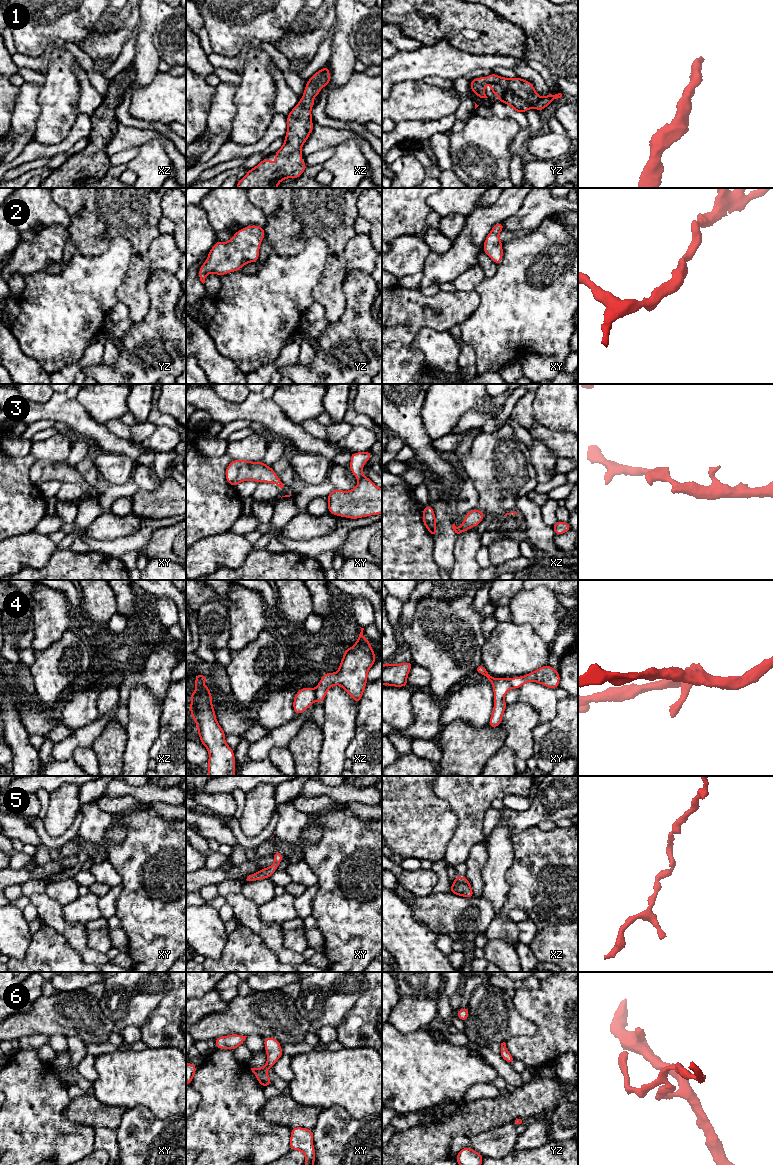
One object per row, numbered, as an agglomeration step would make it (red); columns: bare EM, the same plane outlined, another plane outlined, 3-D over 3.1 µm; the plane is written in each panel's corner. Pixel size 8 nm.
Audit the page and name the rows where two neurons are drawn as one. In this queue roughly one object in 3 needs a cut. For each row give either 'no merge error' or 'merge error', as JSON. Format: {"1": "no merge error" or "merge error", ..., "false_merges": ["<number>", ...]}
{"1": "no merge error", "2": "no merge error", "3": "no merge error", "4": "merge error", "5": "no merge error", "6": "no merge error", "false_merges": ["4"]}

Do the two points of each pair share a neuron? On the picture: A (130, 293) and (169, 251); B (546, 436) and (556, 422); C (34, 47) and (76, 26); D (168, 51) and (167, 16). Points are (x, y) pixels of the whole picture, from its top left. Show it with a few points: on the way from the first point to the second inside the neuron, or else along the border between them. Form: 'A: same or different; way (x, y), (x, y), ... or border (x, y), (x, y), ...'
A: different; border (148, 249), (149, 271), (151, 273)
B: different; border (532, 415), (536, 422), (552, 430), (567, 433)
C: same; way (44, 37), (55, 26), (66, 26)
D: same; way (168, 42), (168, 25)

